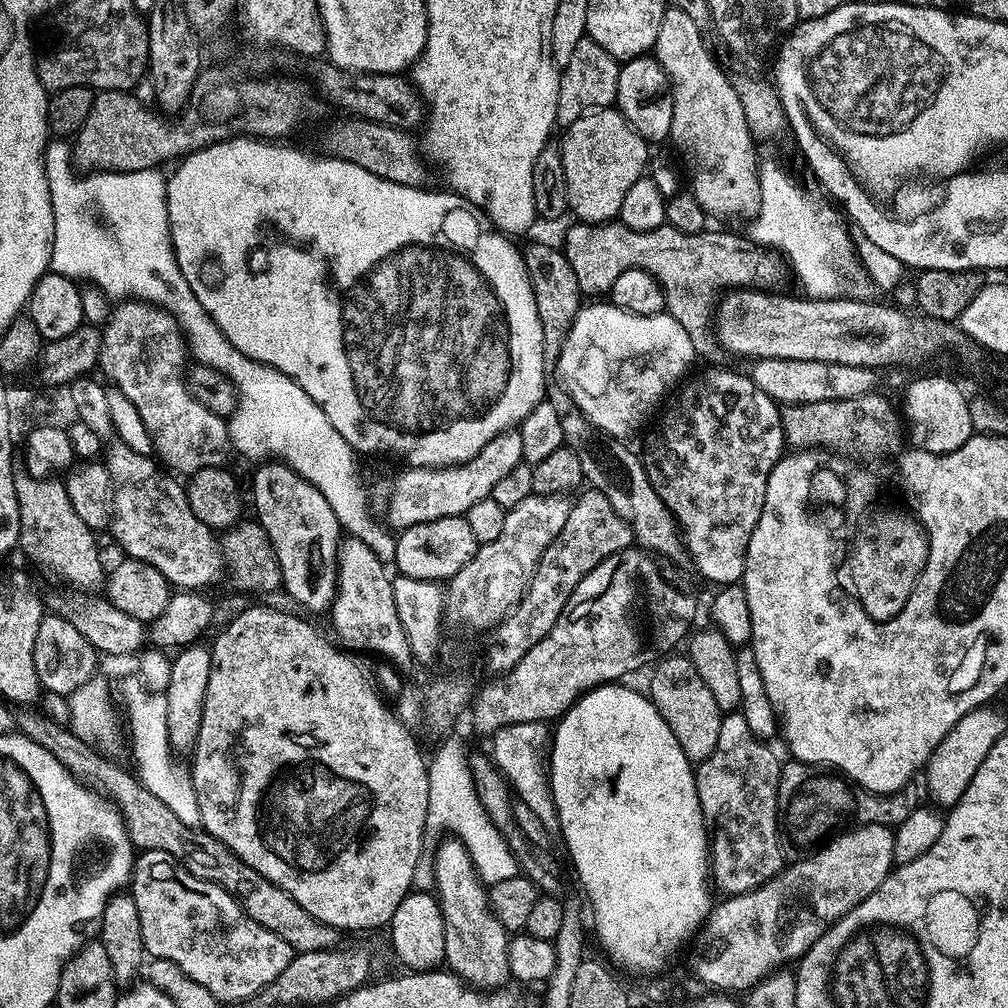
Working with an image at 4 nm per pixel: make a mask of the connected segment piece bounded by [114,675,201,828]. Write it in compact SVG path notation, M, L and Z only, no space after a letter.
M131 675L114 684L114 694L120 698L126 712L130 752L134 762L137 779L156 798L170 807L179 821L184 825L199 827L201 811L198 809L197 794L194 792L191 769L184 763L178 764L174 755L174 747L170 742L169 728L166 724L167 705L163 693L150 692L142 681Z

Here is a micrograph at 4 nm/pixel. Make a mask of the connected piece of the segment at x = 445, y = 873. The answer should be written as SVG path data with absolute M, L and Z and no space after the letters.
M447 838L436 848L432 856L432 876L436 879L435 895L440 902L444 929L446 930L446 950L444 959L447 967L455 972L461 980L480 988L497 988L509 983L508 942L510 933L504 929L504 924L496 917L492 903L488 900L488 888L479 874L476 873L474 862L461 840Z

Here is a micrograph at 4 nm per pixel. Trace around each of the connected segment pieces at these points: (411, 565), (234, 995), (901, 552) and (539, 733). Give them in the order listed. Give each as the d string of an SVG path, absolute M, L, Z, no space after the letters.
M447 516L434 522L422 522L403 529L396 536L396 558L394 568L401 576L419 580L448 582L477 550L474 533L470 531L470 522L464 516Z
M141 851L135 857L130 895L138 906L145 953L182 966L221 1005L236 1004L258 995L263 988L271 989L293 958L291 946L266 926L258 926L222 886L190 874L165 852Z
M889 511L879 519L879 522L877 528L872 528L872 532L868 532L868 540L860 540L860 548L856 548L856 556L848 560L848 568L844 568L844 573L838 579L842 581L843 588L847 588L847 594L856 597L858 603L864 607L864 613L871 620L883 622L893 620L902 610L902 606L906 606L906 598L910 598L912 587L916 585L916 580L926 564L928 538L915 519L899 516L896 512Z
M518 722L510 726L502 726L491 733L492 749L490 755L496 768L503 774L512 789L515 799L521 804L530 806L534 815L546 826L546 830L559 833L560 823L552 798L550 768L546 763L546 753L550 748L550 728L544 722Z

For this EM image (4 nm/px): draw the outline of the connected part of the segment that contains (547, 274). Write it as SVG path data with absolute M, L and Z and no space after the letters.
M548 244L523 245L522 255L534 290L538 318L542 322L544 355L548 358L555 358L559 356L566 334L574 322L576 313L582 307L582 293L578 286L578 278L574 278L574 270L570 270L570 262L559 247L551 248Z

